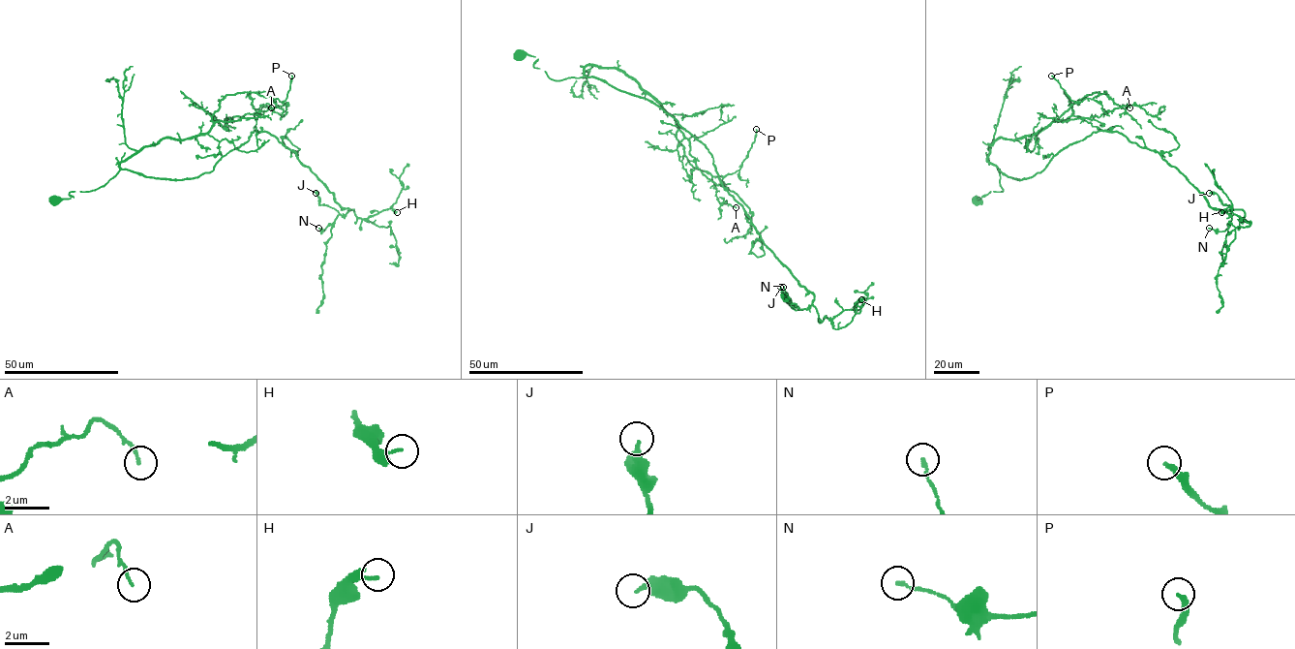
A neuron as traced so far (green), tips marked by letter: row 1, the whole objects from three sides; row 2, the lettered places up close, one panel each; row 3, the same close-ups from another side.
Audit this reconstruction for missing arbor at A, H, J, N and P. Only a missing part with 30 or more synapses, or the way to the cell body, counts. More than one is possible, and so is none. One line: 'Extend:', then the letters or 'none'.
Extend: none

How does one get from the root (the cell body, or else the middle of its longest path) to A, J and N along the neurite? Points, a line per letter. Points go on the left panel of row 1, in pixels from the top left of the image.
A: (56, 200), (103, 187), (120, 162), (165, 138), (205, 135), (227, 95), (246, 92), (255, 109), (271, 108)
J: (56, 200), (103, 187), (121, 169), (196, 178), (254, 131), (292, 150), (349, 209), (341, 215), (316, 193)
N: (56, 200), (103, 187), (121, 169), (196, 178), (252, 132), (266, 131), (349, 209), (318, 228)

